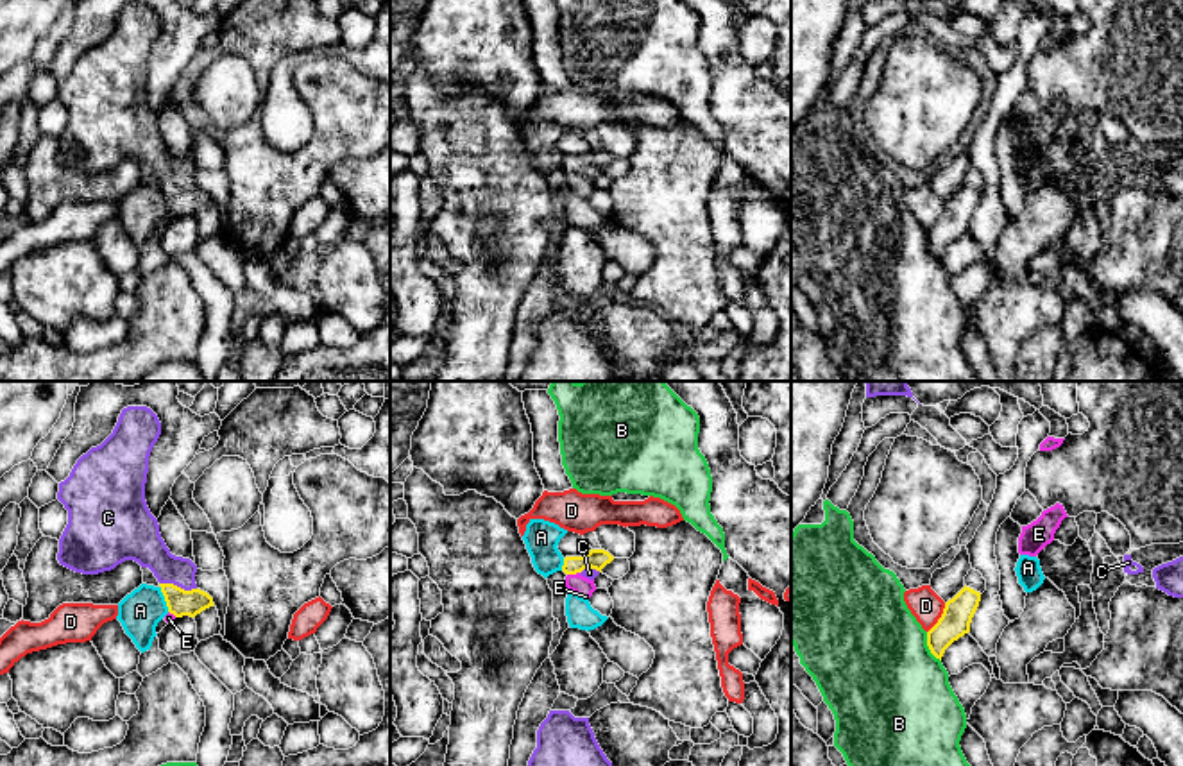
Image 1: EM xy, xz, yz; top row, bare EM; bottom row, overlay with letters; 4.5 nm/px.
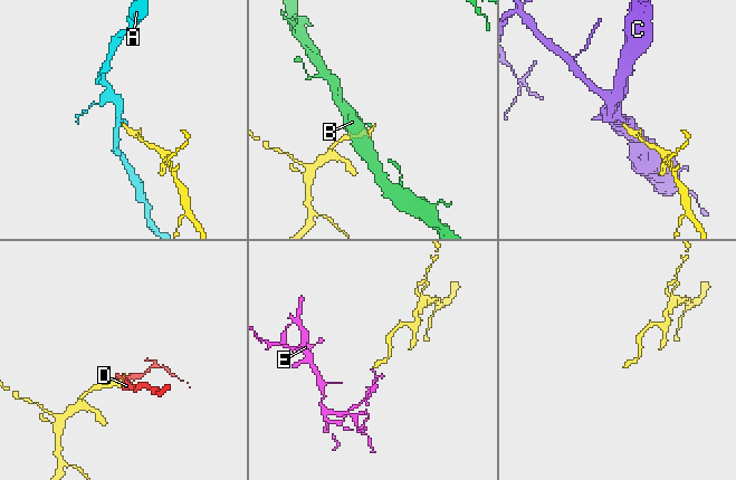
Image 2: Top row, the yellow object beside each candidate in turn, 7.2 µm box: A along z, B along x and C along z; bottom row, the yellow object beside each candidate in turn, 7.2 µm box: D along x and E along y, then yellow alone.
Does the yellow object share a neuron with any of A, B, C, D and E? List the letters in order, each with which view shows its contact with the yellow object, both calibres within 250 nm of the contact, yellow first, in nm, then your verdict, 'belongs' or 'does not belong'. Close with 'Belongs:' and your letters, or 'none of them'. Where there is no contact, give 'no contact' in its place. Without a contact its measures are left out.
A: contact in xy; calibres 120 and 190 nm; does not belong
B: contact in yz; calibres 140 and 480 nm; does not belong
C: contact in xy; calibres 120 and 180 nm; belongs
D: contact in yz; calibres 140 and 150 nm; does not belong
E: contact in xz; calibres 100 and 90 nm; does not belong
Belongs: C

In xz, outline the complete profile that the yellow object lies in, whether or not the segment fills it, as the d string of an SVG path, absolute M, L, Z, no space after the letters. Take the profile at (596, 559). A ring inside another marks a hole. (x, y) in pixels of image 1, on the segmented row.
M591 549L587 555L582 557L566 557L562 571L566 574L576 574L594 580L601 569L610 564L614 557L605 549Z

